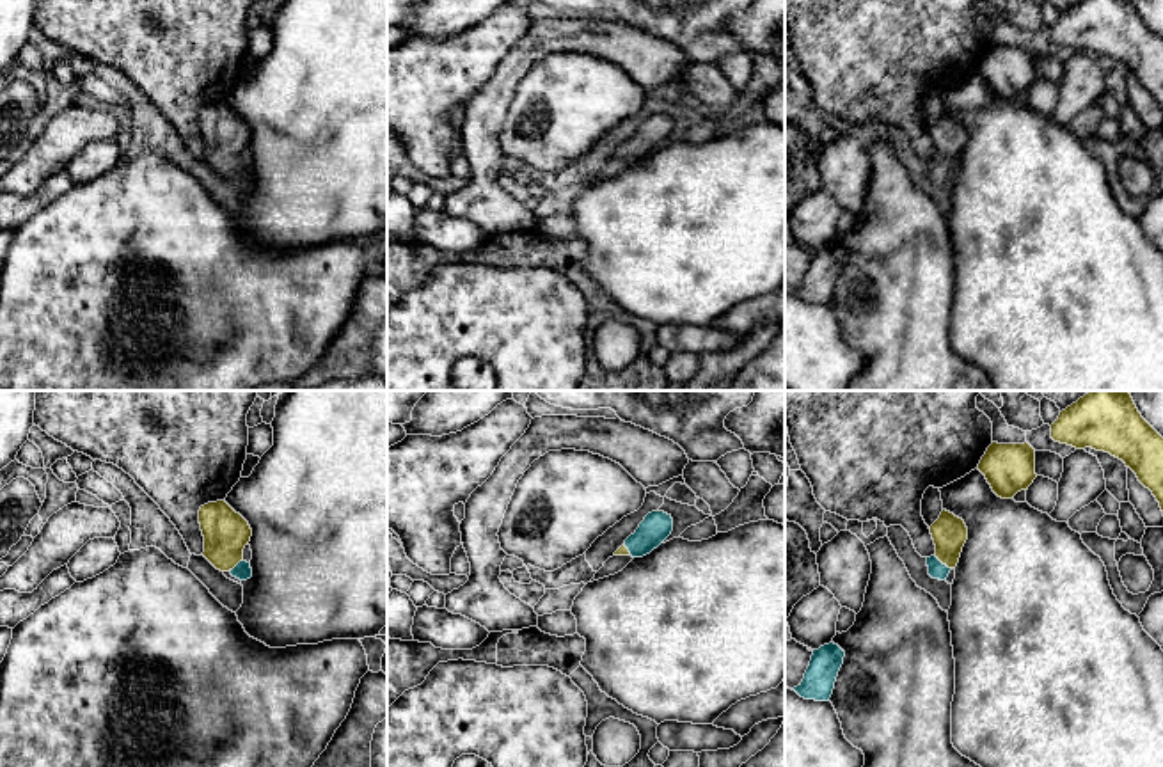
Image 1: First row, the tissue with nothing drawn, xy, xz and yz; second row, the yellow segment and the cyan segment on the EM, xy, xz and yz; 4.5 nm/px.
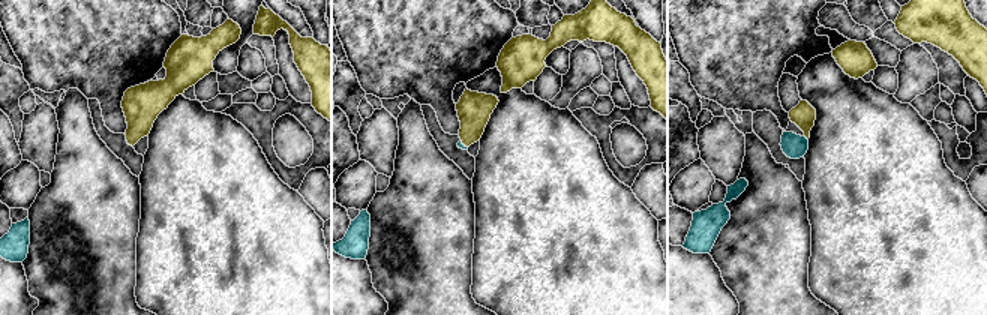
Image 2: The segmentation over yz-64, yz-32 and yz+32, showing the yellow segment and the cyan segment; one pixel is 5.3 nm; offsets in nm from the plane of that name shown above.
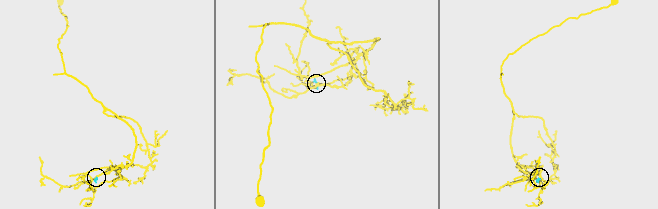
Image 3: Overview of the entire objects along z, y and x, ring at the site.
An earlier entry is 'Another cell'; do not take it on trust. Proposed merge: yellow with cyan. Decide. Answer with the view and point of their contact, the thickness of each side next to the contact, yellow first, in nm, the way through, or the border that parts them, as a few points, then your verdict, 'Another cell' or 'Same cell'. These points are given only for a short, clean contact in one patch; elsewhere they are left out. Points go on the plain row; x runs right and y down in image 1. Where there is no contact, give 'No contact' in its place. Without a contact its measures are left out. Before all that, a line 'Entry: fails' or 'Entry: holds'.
Entry: fails
Touches yellow at yz (943, 166). Thickness 160 nm (yellow) against 80 nm. Path across: yz (949, 134), (949, 153), (943, 166), (936, 171). Same cell

